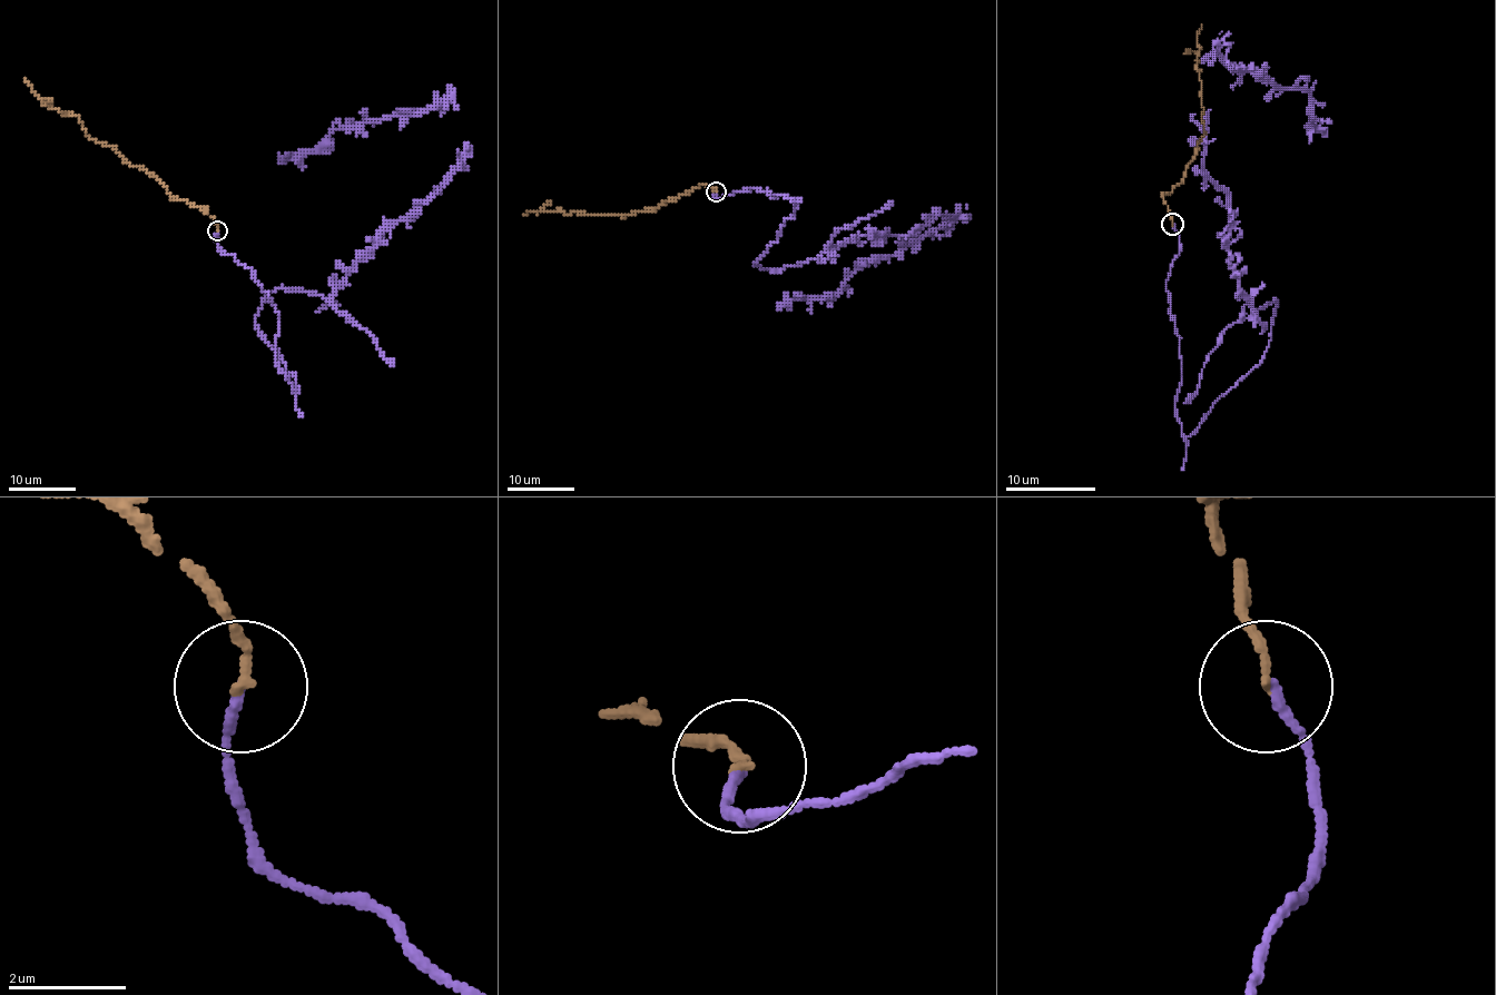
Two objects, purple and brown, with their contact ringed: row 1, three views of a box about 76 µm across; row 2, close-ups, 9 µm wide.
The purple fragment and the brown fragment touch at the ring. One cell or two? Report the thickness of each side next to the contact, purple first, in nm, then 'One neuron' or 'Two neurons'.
Thickness 160 nm (purple) against 150 nm. One neuron

